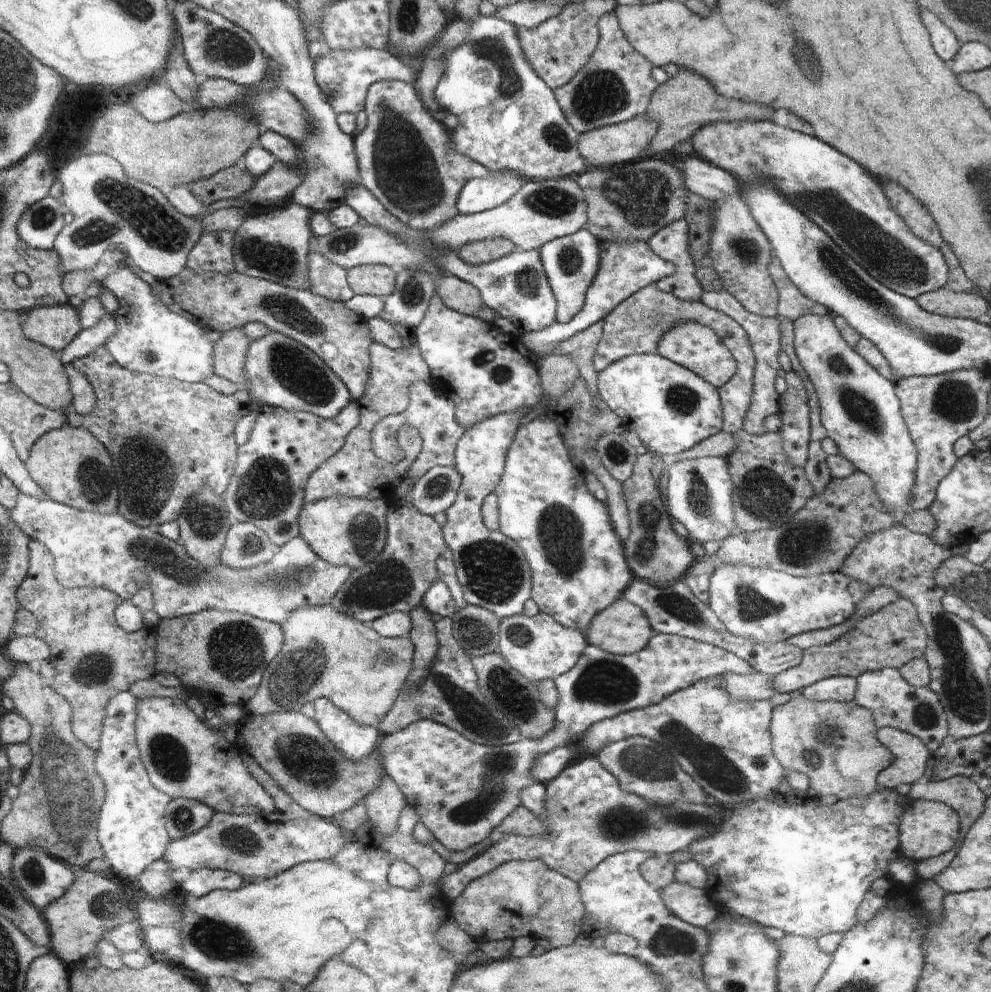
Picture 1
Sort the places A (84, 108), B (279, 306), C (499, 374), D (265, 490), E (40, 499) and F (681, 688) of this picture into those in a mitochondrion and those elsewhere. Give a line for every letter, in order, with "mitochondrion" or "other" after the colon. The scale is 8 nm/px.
A: other
B: mitochondrion
C: mitochondrion
D: mitochondrion
E: other
F: other

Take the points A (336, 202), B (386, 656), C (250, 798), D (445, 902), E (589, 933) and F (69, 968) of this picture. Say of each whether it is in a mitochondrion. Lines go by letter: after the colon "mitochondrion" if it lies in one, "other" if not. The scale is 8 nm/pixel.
A: other
B: mitochondrion
C: other
D: other
E: other
F: other

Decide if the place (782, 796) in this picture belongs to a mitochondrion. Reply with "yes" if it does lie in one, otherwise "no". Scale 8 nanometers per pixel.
no

